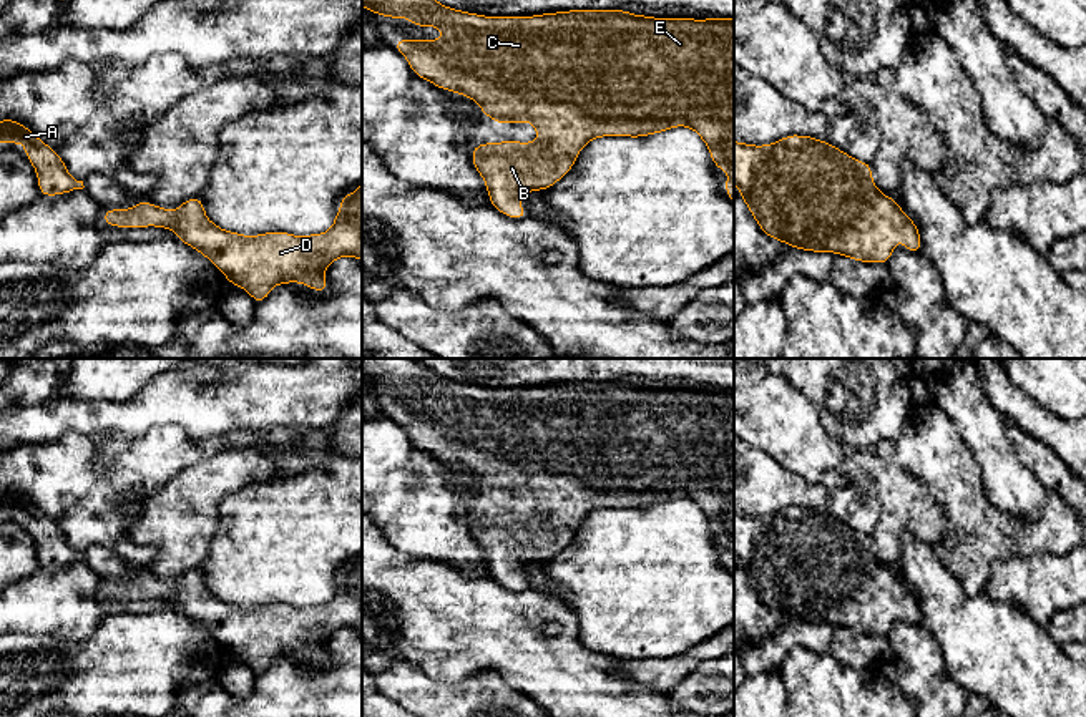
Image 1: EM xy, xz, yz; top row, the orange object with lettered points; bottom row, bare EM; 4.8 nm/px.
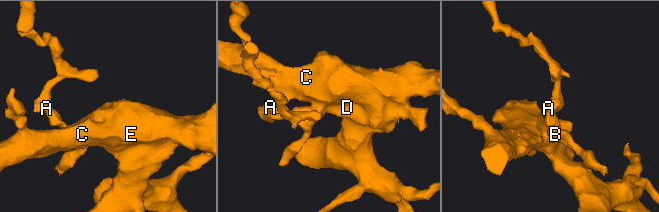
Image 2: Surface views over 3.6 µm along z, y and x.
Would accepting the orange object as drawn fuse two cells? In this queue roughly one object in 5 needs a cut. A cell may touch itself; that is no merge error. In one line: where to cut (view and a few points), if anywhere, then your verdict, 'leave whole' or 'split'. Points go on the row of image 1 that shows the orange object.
no cut; leave whole

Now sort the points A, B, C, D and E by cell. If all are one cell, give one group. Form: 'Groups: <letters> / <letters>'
Groups: A B C D E

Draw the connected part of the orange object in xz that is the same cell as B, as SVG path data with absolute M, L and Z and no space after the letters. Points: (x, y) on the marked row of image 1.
M362 0L362 7L380 17L390 18L408 18L415 27L437 27L443 32L442 40L405 40L400 38L394 43L394 50L400 51L413 75L430 81L432 85L472 98L480 110L493 121L500 124L525 123L530 121L536 128L538 141L520 143L520 141L501 141L501 143L483 143L477 144L472 151L472 164L483 178L488 191L492 206L501 214L511 219L521 219L528 216L526 209L520 207L520 196L530 191L546 191L556 181L568 174L583 146L594 138L603 136L629 136L641 138L656 134L676 126L687 126L694 129L706 143L712 163L717 171L727 169L729 178L724 184L727 198L734 202L734 18L712 17L707 20L696 18L656 18L628 13L619 10L568 10L555 13L541 13L533 17L485 17L455 10L442 5L437 0Z

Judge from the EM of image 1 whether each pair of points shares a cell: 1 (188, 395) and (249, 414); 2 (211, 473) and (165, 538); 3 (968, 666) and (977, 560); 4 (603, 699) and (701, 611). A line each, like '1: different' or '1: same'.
1: same
2: same
3: different
4: different

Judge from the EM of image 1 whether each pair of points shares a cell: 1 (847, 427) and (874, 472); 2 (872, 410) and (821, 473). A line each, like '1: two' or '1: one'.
1: two
2: two

